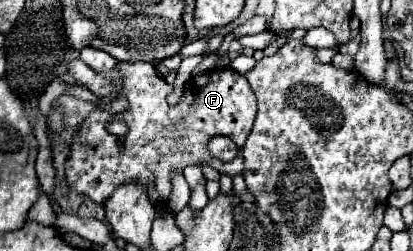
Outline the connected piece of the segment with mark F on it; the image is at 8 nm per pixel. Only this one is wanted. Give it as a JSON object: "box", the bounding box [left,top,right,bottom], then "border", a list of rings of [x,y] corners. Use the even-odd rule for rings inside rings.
{"box":[66,62,256,212],"border":[[[118,62],[116,70],[122,78],[122,96],[128,102],[124,112],[112,112],[104,104],[96,104],[94,110],[76,128],[70,154],[66,158],[68,186],[84,196],[90,196],[98,204],[106,204],[112,192],[122,184],[138,184],[148,192],[150,204],[158,212],[168,212],[172,194],[172,172],[182,172],[186,166],[200,166],[202,162],[226,174],[230,178],[242,174],[244,160],[236,156],[224,164],[212,158],[206,150],[206,142],[216,136],[228,136],[238,148],[244,146],[256,116],[256,96],[244,76],[232,68],[214,68],[210,72],[194,76],[182,90],[178,104],[168,104],[168,94],[174,90],[150,62]],[[122,118],[128,124],[126,136],[114,136],[108,132],[108,122]]]}

